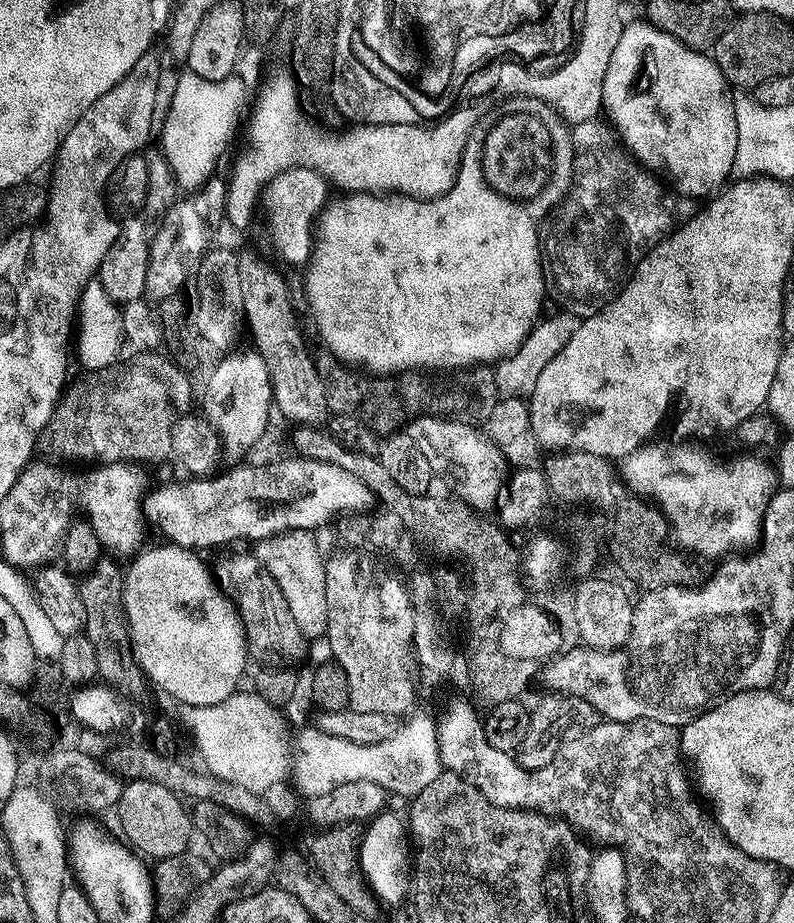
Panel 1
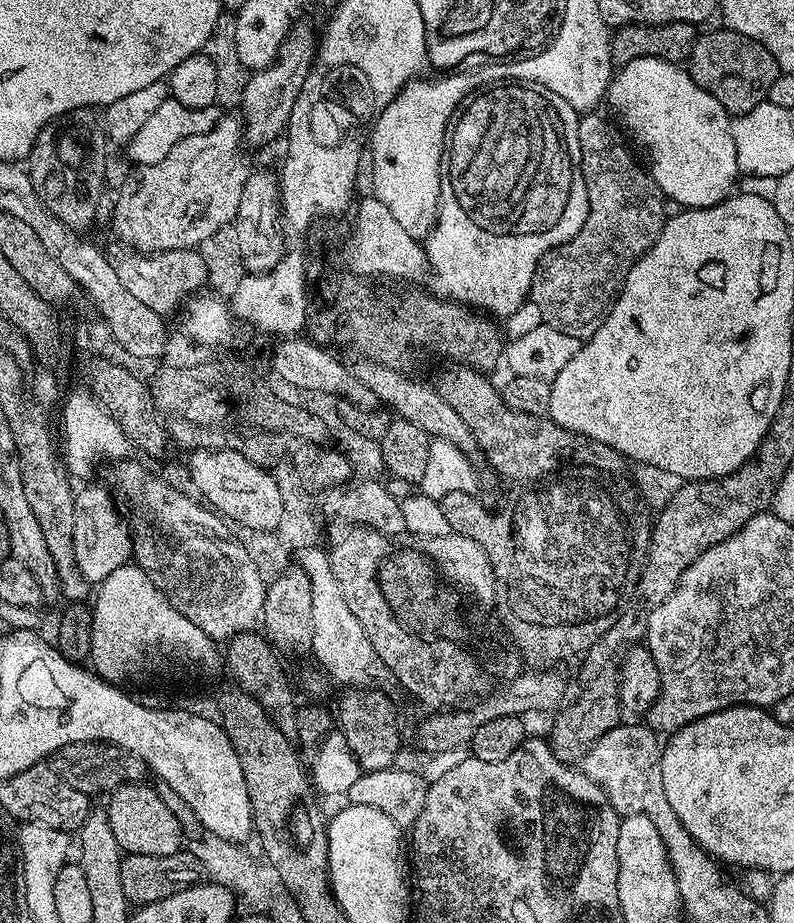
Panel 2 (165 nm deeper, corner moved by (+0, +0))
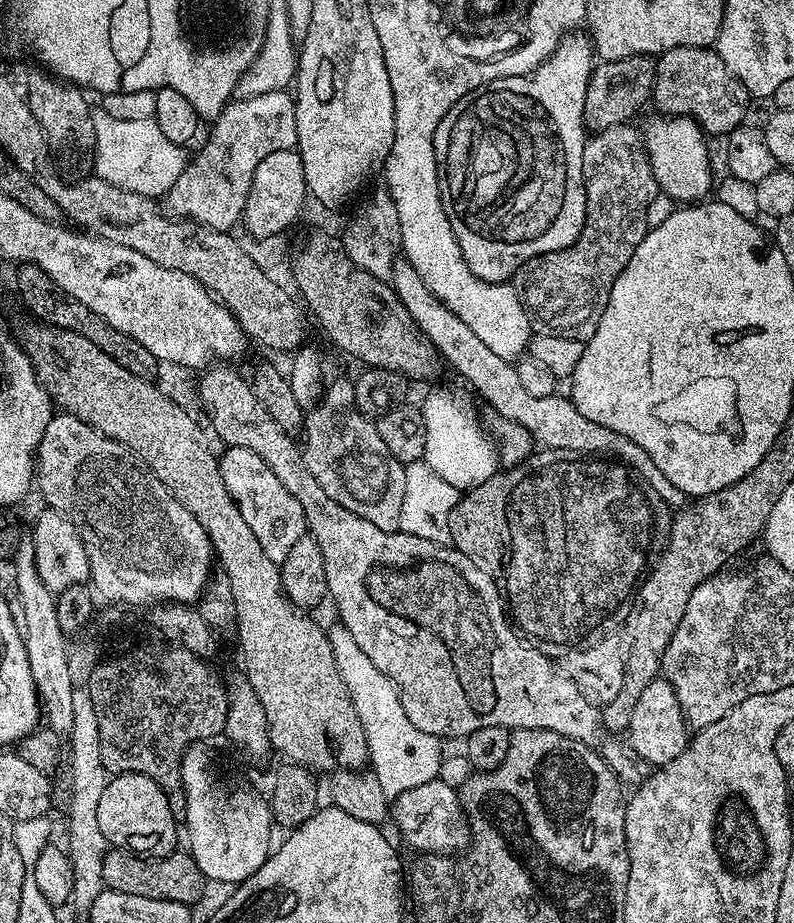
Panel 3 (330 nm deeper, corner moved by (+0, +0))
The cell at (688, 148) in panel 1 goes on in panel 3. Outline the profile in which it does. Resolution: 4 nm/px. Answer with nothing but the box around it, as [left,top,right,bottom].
[642,114,712,202]

